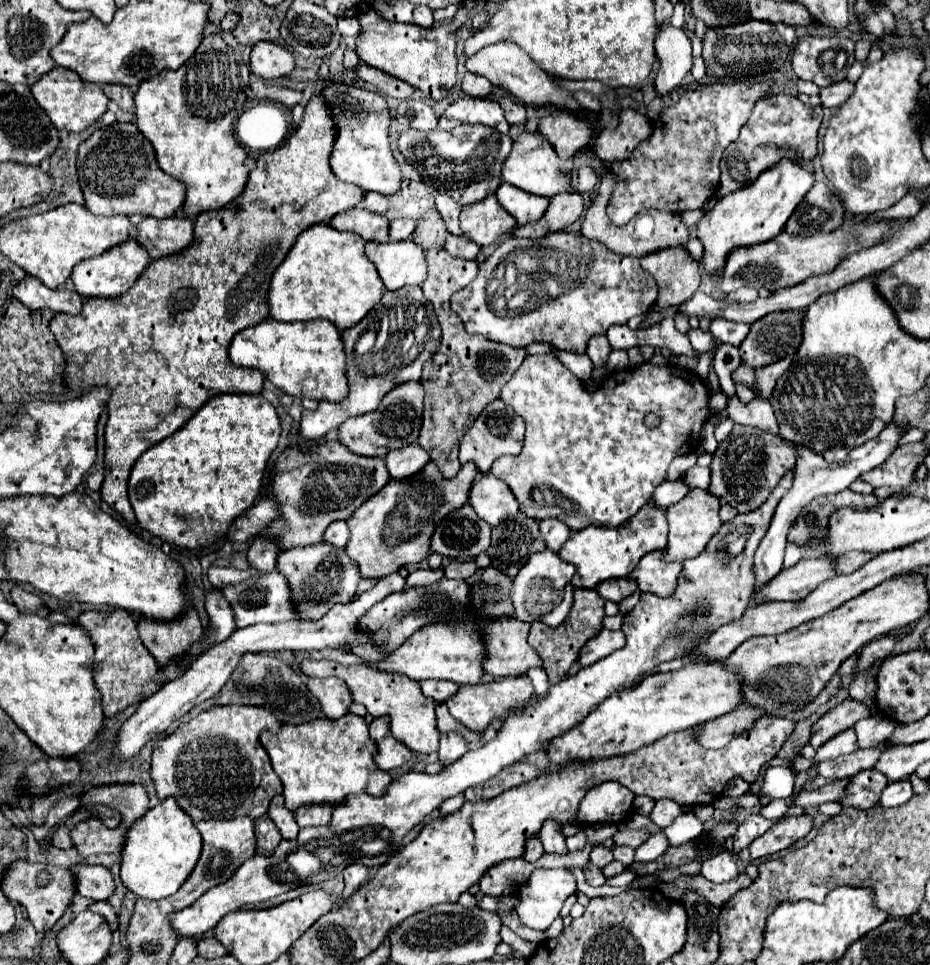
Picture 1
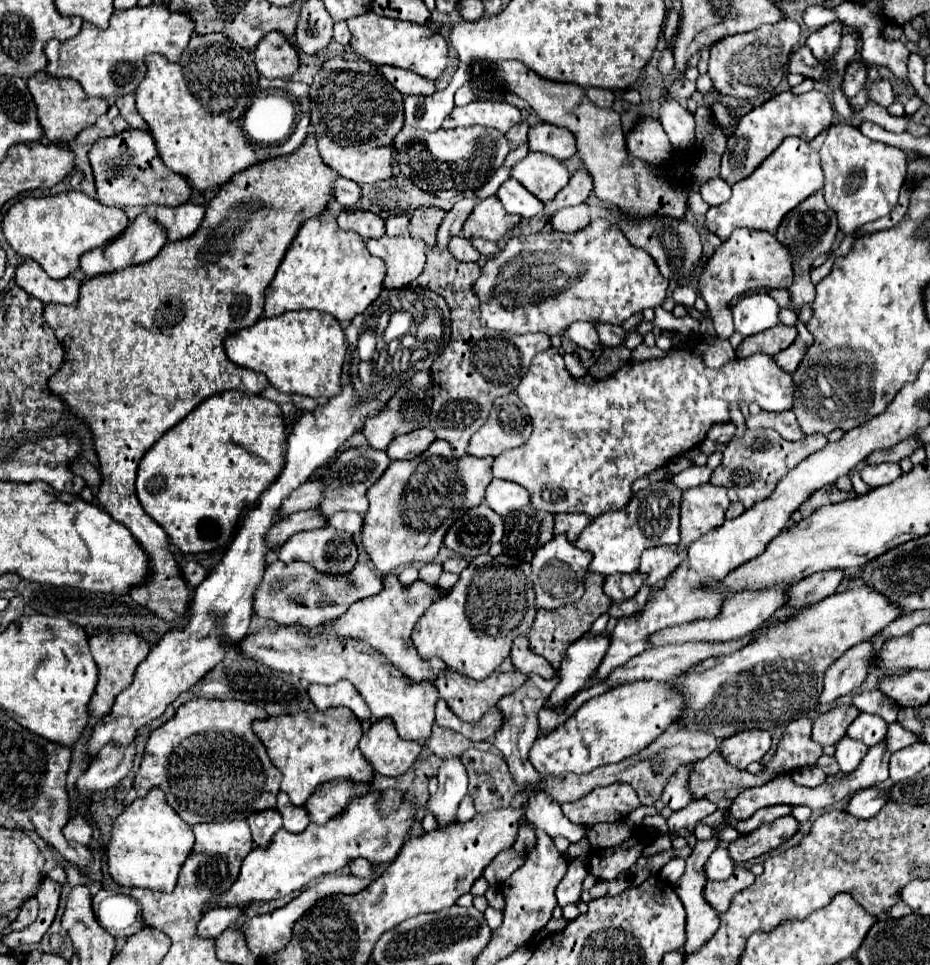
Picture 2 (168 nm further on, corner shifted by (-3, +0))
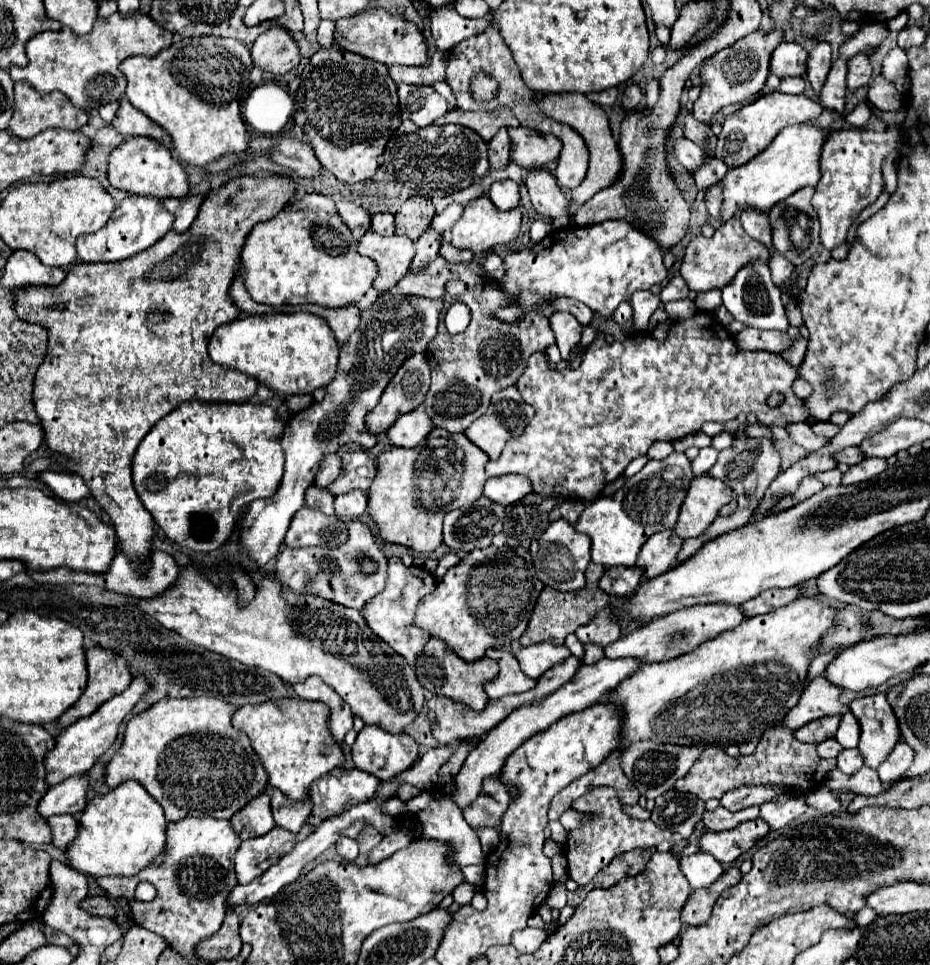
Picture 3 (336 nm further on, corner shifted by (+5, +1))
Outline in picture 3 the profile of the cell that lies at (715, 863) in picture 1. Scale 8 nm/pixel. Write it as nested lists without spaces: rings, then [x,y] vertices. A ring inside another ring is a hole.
[[[696,853],[690,857],[682,857],[680,869],[686,875],[692,889],[708,887],[710,883],[714,883],[724,873],[722,865],[710,853]]]

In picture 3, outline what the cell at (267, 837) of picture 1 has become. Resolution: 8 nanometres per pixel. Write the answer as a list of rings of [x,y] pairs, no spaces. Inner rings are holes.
[[[268,793],[258,795],[258,799],[252,799],[252,803],[242,807],[242,811],[238,811],[238,815],[230,819],[230,823],[234,825],[234,831],[238,833],[240,839],[252,839],[252,837],[266,835],[276,825],[272,819]]]

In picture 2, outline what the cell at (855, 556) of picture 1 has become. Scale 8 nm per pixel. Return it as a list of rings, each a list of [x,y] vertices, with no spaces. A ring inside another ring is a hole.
[[[840,570],[816,572],[814,576],[808,576],[806,580],[800,580],[798,584],[792,584],[788,588],[788,600],[782,604],[782,608],[802,608],[806,604],[814,604],[824,596],[834,594],[836,586],[842,580],[844,580],[844,572]]]

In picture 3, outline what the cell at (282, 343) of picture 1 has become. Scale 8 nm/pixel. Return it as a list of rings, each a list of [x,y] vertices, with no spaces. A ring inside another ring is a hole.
[[[310,311],[264,313],[218,327],[208,343],[208,353],[218,365],[246,373],[276,393],[310,395],[334,379],[338,341],[326,321]]]

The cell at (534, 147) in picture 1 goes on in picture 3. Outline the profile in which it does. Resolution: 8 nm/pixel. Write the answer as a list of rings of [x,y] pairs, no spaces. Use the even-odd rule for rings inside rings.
[[[530,169],[526,181],[524,181],[534,209],[552,219],[554,229],[572,227],[572,215],[570,215],[570,201],[566,199],[564,191],[558,187],[554,175],[546,169]]]

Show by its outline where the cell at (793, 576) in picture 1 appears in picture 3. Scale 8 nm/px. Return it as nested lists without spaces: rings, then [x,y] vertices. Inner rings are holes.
[[[706,603],[706,605],[694,605],[686,607],[674,613],[668,613],[664,617],[648,621],[644,627],[632,631],[630,635],[624,635],[616,639],[614,643],[604,647],[606,657],[618,659],[618,657],[636,657],[644,659],[644,663],[656,663],[664,659],[674,659],[678,655],[694,651],[700,643],[710,641],[718,637],[722,631],[738,627],[742,621],[746,621],[746,613],[738,605],[730,603]]]

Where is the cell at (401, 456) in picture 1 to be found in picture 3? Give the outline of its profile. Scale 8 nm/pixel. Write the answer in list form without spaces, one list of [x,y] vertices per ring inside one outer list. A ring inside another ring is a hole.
[[[418,407],[414,409],[414,413],[402,415],[386,435],[394,447],[408,449],[408,447],[416,447],[422,439],[426,439],[430,431],[432,431],[430,417],[426,415],[424,407]]]

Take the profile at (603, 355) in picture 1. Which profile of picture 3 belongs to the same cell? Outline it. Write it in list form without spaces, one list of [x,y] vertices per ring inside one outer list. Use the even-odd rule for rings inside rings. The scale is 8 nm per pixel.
[[[556,311],[556,313],[550,317],[550,327],[552,327],[552,331],[554,331],[556,345],[560,347],[562,359],[568,359],[572,347],[580,343],[582,325],[578,323],[578,319],[576,319],[574,315]]]

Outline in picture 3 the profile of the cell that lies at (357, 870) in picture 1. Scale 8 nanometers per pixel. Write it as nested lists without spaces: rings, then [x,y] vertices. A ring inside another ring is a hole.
[[[344,837],[344,839],[340,839],[336,843],[336,851],[338,851],[338,855],[342,859],[346,859],[348,863],[352,863],[356,859],[356,855],[358,855],[358,843],[354,839],[350,839],[350,837]]]

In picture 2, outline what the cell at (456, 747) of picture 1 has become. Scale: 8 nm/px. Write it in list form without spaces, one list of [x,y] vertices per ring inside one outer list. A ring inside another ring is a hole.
[[[458,756],[448,758],[438,772],[438,790],[430,796],[426,808],[434,814],[438,828],[446,828],[456,822],[460,800],[466,796],[468,776]]]

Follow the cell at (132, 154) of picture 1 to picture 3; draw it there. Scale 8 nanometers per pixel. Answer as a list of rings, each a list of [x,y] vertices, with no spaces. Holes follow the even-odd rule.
[[[132,137],[114,147],[108,155],[106,179],[110,181],[112,187],[126,191],[128,195],[142,195],[156,199],[188,195],[188,175],[184,167],[174,159],[168,147],[150,137]]]

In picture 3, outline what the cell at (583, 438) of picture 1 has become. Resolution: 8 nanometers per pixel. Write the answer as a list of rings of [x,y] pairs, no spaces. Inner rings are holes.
[[[696,313],[692,319],[672,323],[666,341],[656,341],[648,333],[636,333],[626,337],[624,343],[614,341],[612,345],[604,339],[596,339],[586,351],[578,369],[564,371],[550,369],[546,353],[534,353],[528,359],[526,371],[516,387],[522,399],[534,407],[534,419],[520,437],[506,443],[500,459],[488,461],[488,477],[520,473],[530,479],[532,491],[542,497],[578,497],[594,501],[608,483],[624,473],[632,459],[646,455],[656,441],[682,439],[684,435],[700,431],[706,421],[726,423],[740,413],[756,413],[762,425],[784,427],[808,419],[802,399],[792,391],[792,383],[798,377],[796,369],[770,351],[740,351],[726,327],[710,313],[708,317]],[[772,393],[784,395],[784,401],[776,407],[768,405]]]

